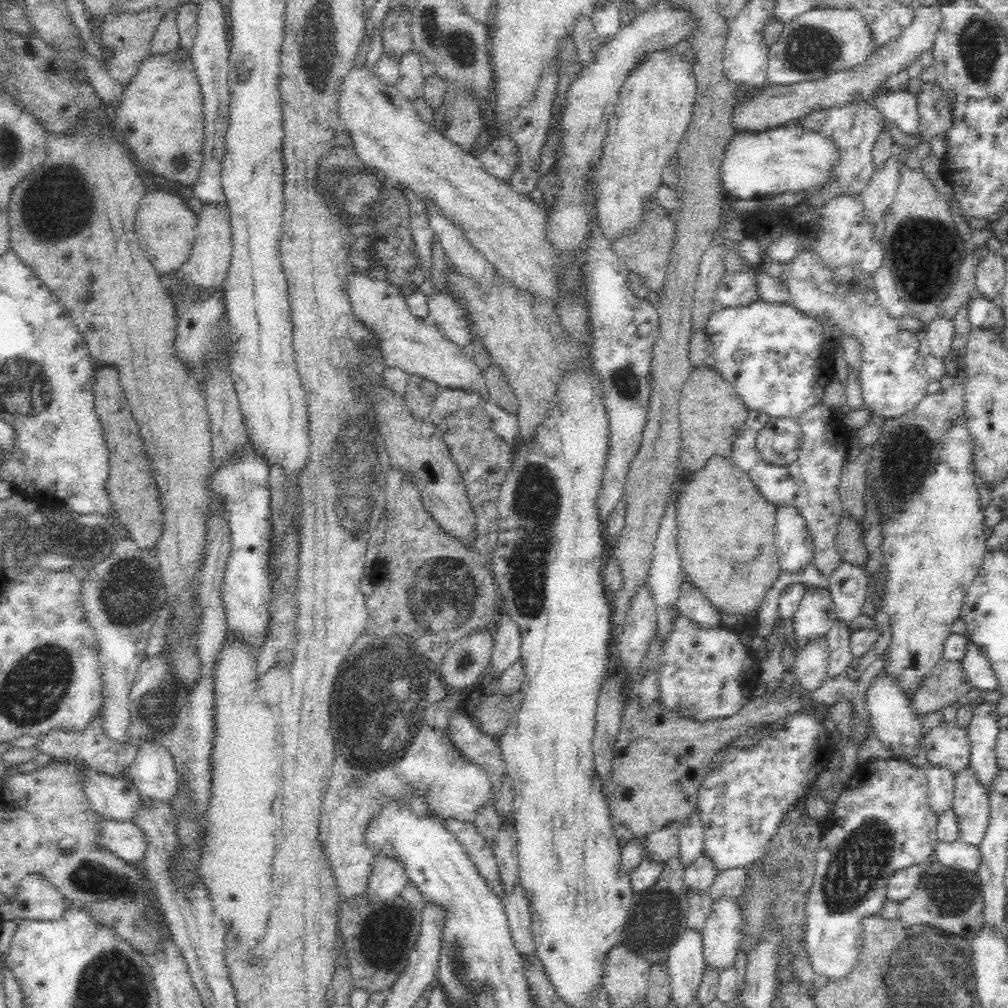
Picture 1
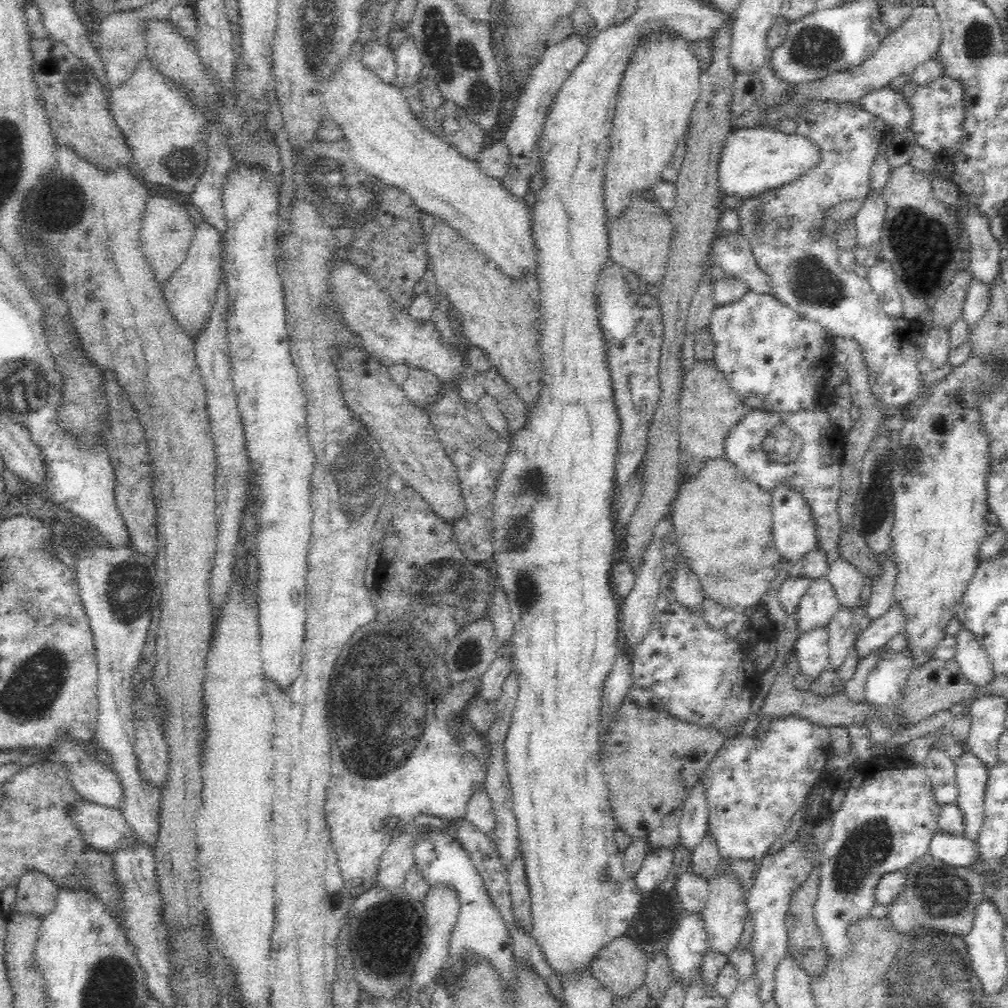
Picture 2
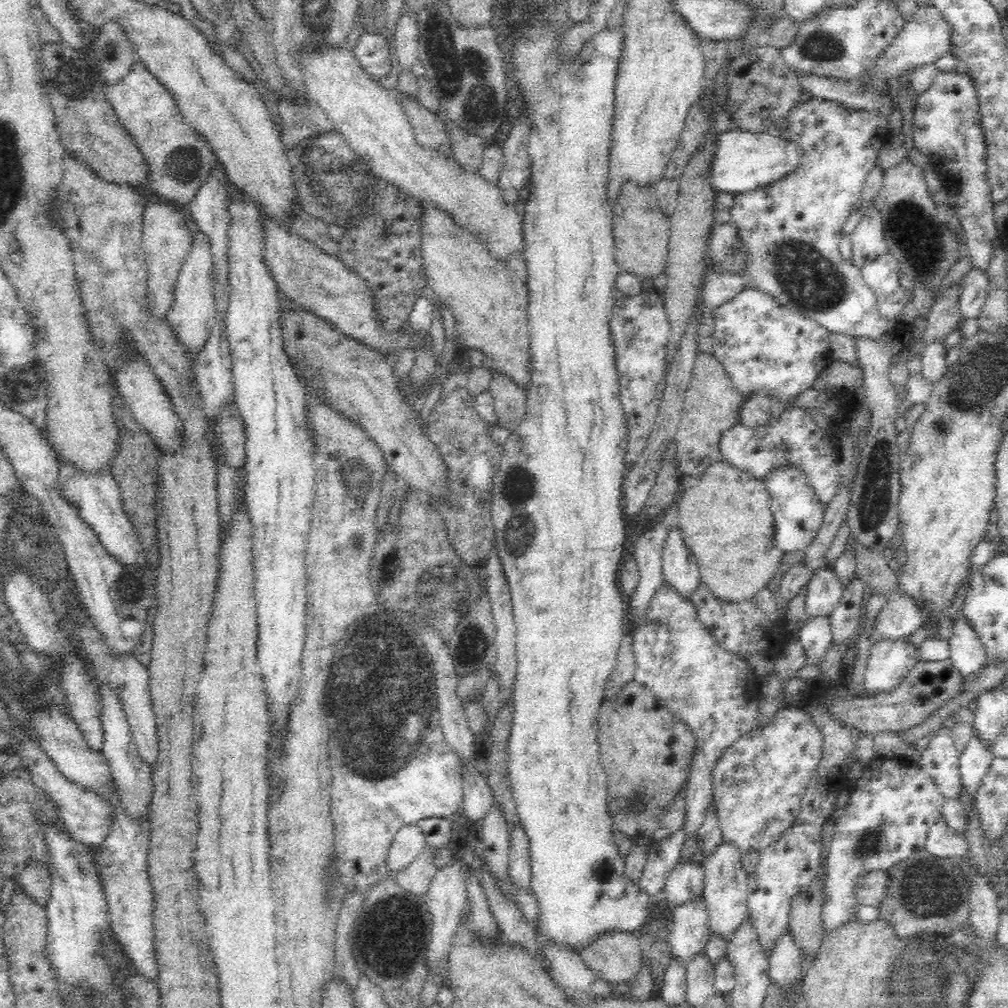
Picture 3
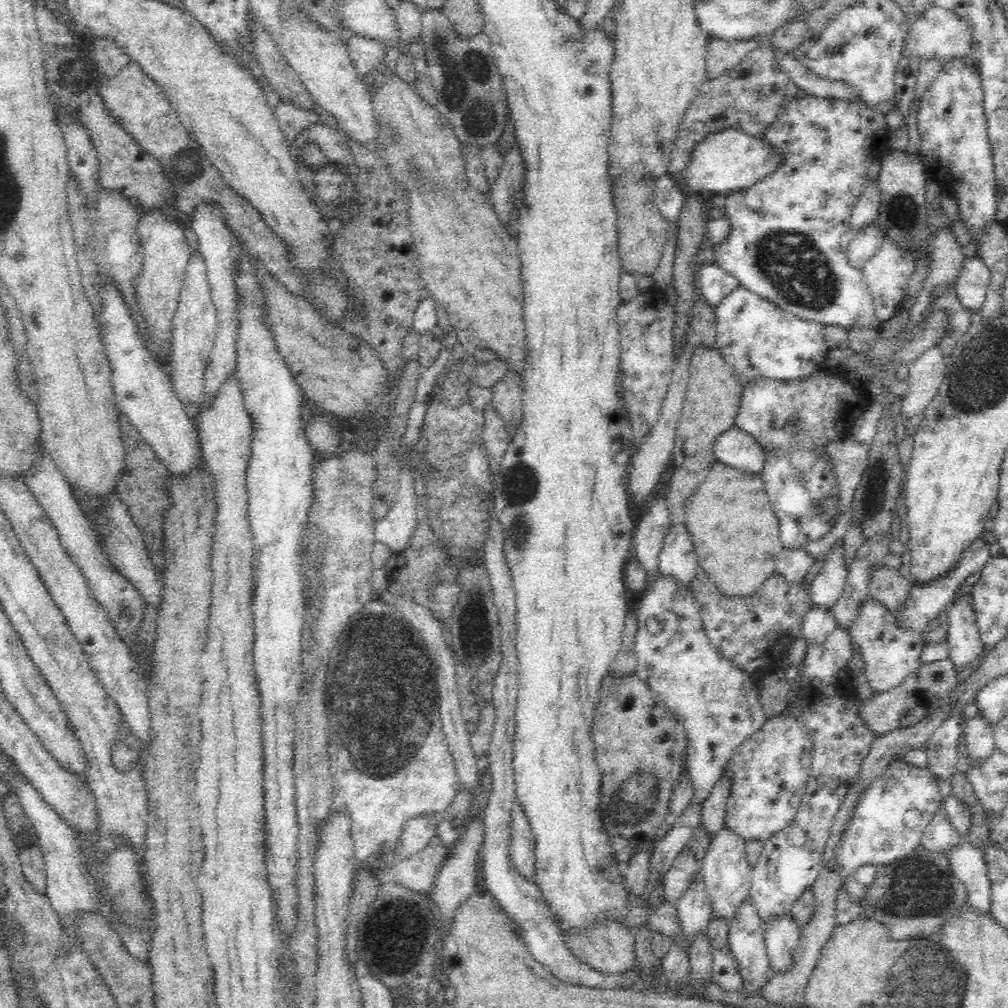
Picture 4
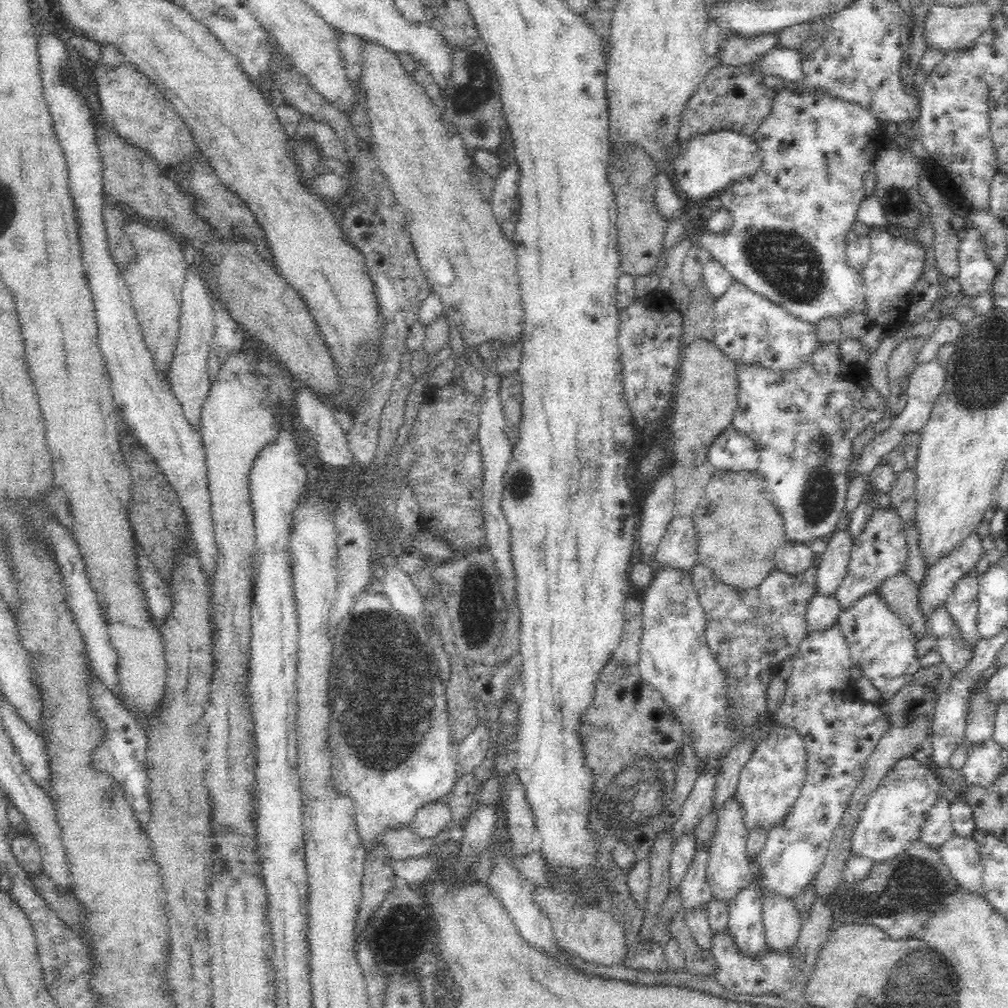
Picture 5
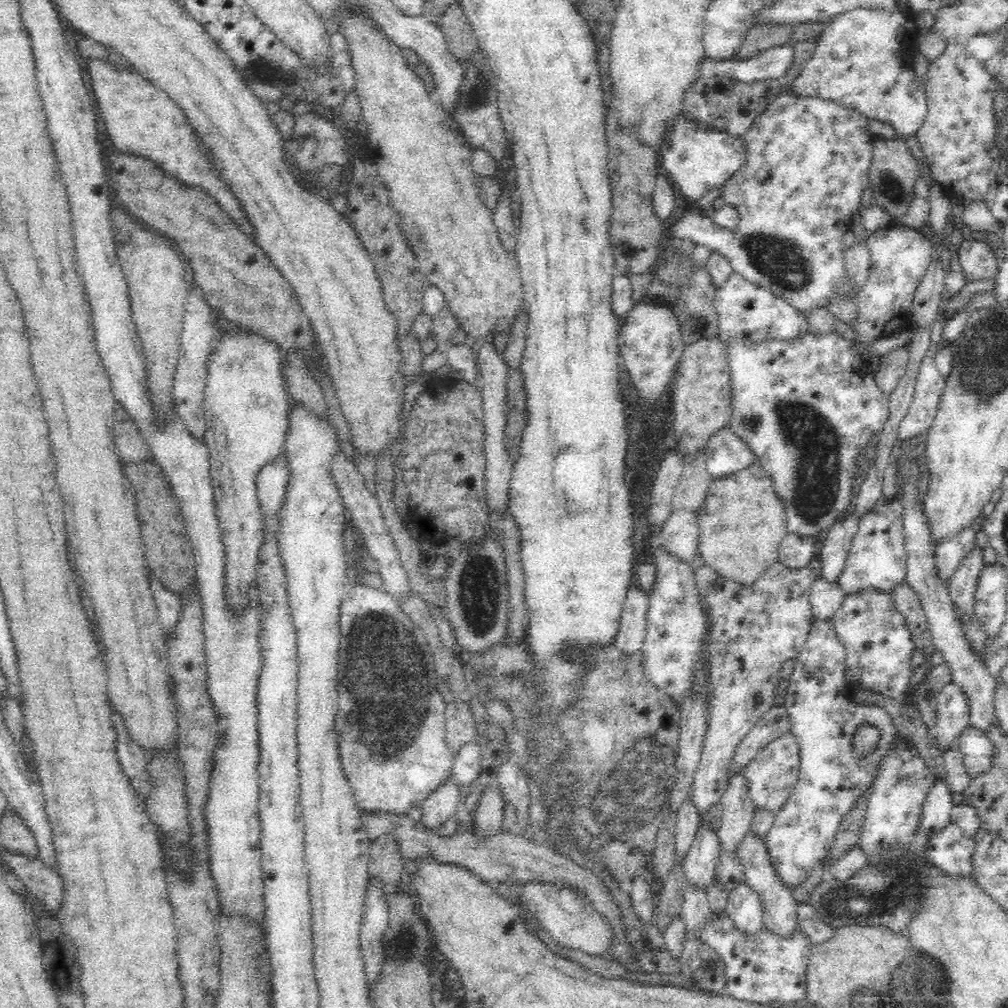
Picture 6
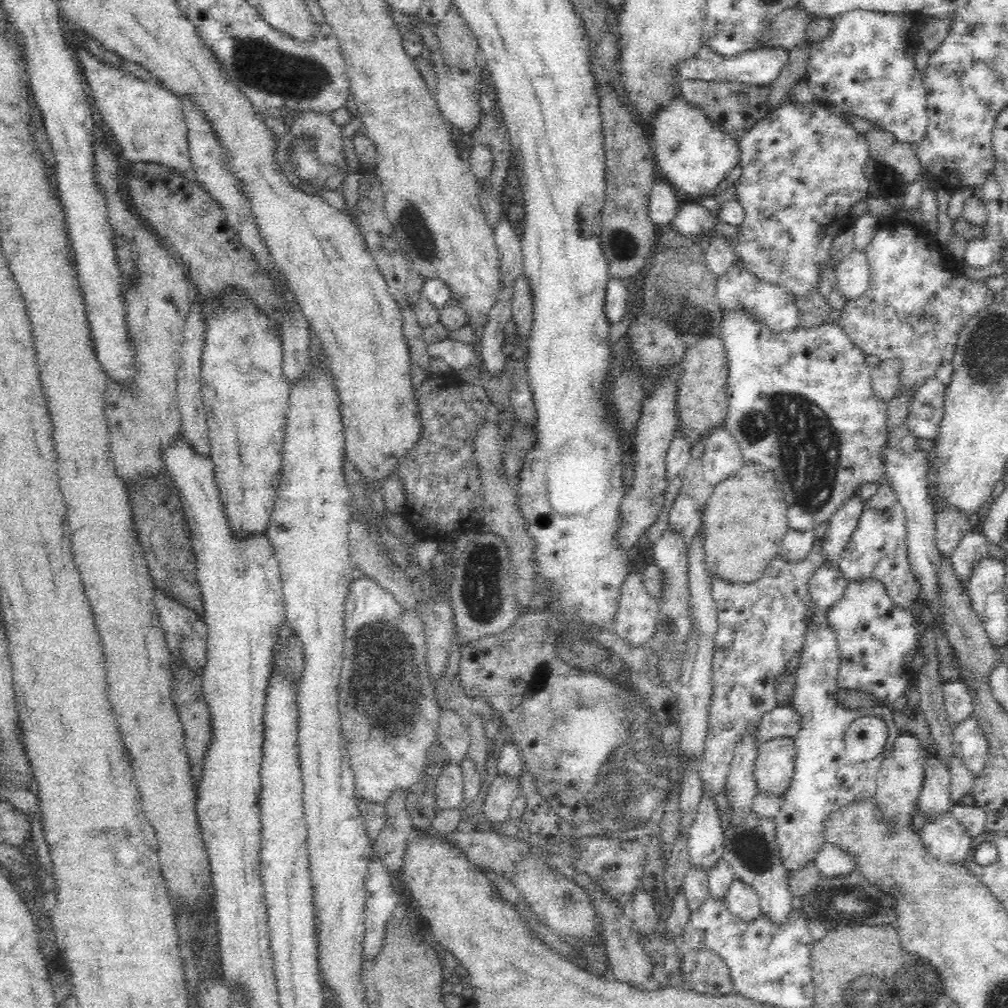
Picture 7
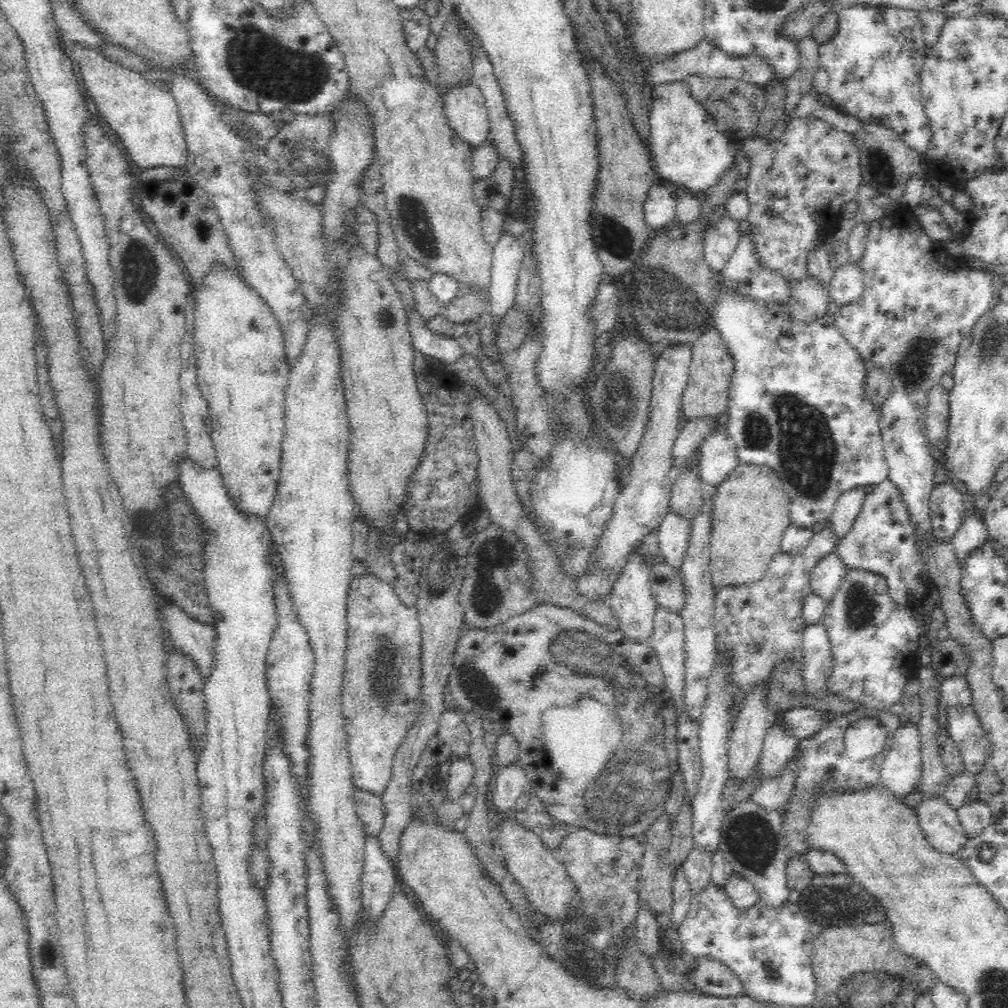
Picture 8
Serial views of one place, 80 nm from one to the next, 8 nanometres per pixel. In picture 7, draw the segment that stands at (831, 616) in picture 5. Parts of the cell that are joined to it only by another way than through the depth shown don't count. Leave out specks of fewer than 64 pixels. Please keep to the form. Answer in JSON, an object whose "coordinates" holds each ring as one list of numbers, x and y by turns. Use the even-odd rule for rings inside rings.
{"coordinates":[[820,568,808,581,813,608,818,616,825,618,844,596,846,581,838,569]]}

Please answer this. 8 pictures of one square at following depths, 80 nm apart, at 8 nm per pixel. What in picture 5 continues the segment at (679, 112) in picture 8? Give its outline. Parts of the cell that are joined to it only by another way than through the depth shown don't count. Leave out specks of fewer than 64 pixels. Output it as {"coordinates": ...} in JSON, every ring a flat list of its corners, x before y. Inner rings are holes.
{"coordinates":[[722,128,716,133,693,138,681,148,675,168,671,166,671,169,677,174,680,191,688,199,698,200,710,194,715,197,717,192,730,188,741,180,755,177,764,165,763,150,752,135]]}

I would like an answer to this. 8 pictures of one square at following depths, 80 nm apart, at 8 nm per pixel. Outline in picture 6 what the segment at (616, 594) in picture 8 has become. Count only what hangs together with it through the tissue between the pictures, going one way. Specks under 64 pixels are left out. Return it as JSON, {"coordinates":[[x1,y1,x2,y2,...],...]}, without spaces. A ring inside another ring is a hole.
{"coordinates":[[631,584,624,599,620,630,614,646,624,657,633,657,640,652,644,640,644,614,648,608,646,594]]}

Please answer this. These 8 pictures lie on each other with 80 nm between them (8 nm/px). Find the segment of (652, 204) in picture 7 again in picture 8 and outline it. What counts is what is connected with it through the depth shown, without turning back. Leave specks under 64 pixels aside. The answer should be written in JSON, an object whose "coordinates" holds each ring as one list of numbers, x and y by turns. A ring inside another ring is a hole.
{"coordinates":[[653,184,645,200,645,217,653,228,675,220,678,197,671,185]]}

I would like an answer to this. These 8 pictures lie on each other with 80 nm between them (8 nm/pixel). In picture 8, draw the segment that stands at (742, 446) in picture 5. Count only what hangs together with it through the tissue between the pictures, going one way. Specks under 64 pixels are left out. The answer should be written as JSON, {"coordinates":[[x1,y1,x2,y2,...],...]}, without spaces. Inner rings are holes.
{"coordinates":[[724,427,706,434,700,450,700,477,708,484,720,484,740,464,737,446]]}

